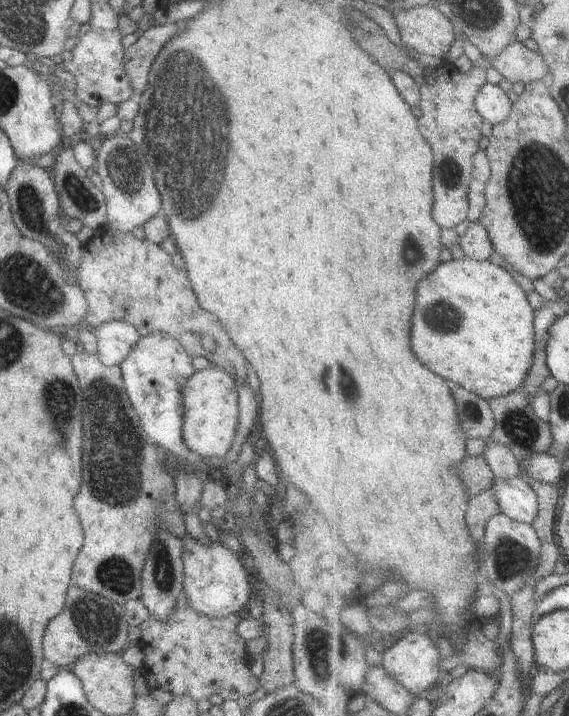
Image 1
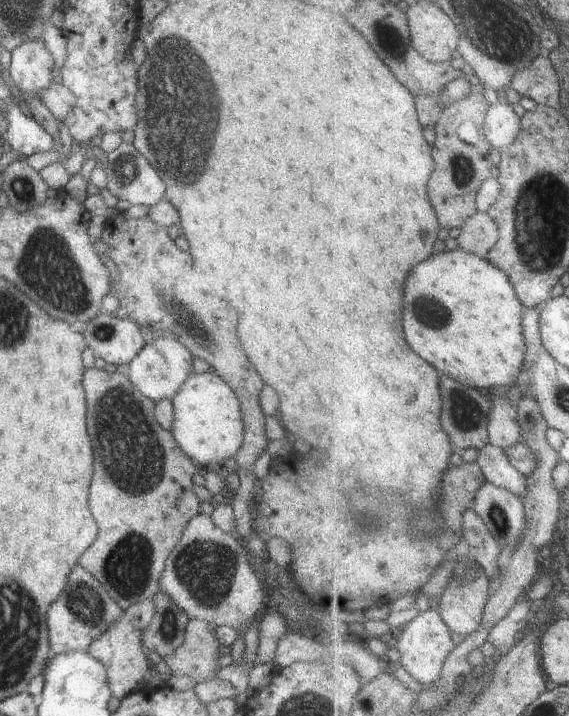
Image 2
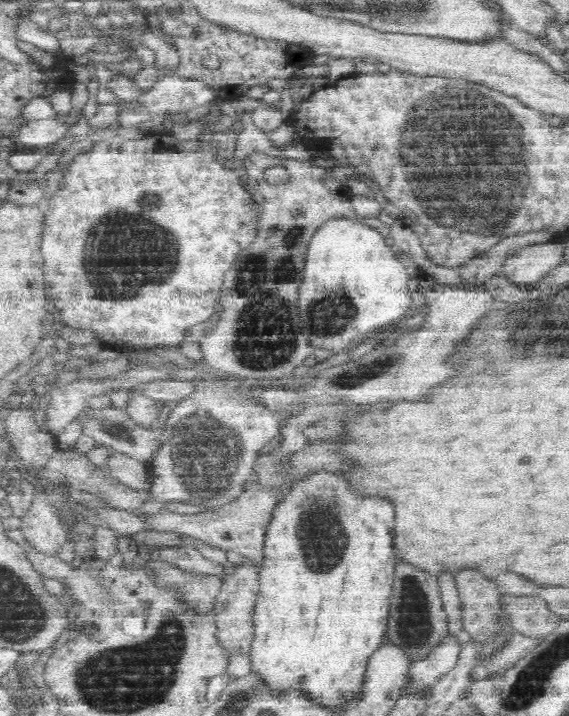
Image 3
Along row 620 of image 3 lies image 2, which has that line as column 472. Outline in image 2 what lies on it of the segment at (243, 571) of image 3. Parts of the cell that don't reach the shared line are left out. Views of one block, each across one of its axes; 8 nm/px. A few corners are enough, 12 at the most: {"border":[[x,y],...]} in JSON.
{"border":[[482,211],[469,218],[458,242],[488,259],[500,242],[498,224]]}

